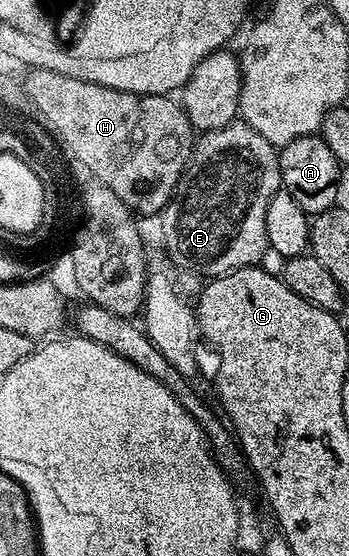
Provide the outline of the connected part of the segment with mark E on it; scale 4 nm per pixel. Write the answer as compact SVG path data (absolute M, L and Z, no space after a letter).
M234 122L223 126L219 130L202 132L196 137L193 153L189 155L189 165L181 175L181 180L177 183L177 189L172 200L166 206L165 211L160 213L161 220L161 240L165 243L165 252L181 268L186 268L186 273L194 277L216 278L225 276L228 272L234 272L240 268L251 268L262 263L265 252L270 251L269 239L267 238L267 206L271 203L271 198L281 188L281 161L278 149L263 134L258 132L244 122Z

